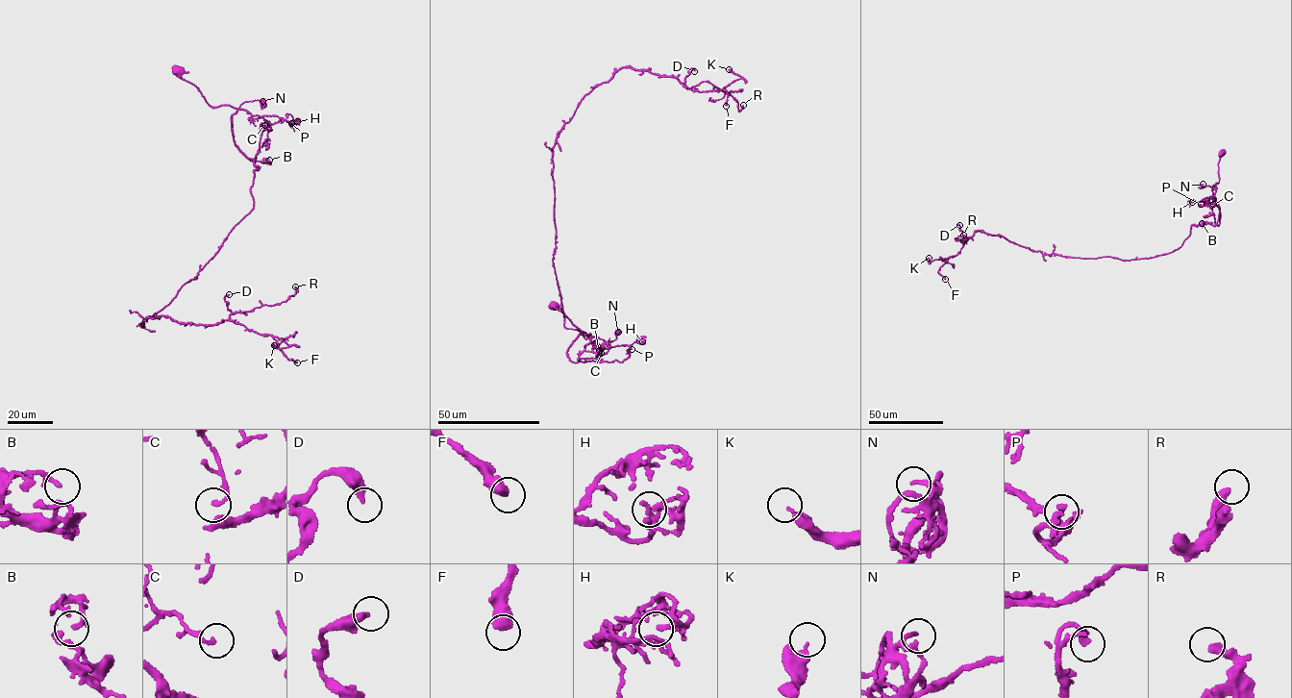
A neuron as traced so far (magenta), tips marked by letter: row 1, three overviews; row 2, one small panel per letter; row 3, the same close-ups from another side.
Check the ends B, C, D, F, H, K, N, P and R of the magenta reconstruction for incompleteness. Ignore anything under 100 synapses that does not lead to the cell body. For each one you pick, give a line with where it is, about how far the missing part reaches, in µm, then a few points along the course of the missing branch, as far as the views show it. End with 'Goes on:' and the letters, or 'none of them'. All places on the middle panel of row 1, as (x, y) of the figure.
Goes on: none of them

